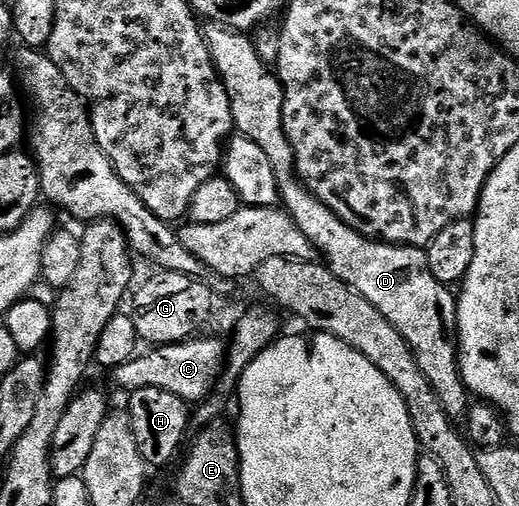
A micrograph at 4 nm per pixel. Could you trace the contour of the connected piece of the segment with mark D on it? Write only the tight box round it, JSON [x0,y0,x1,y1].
[204,23,471,422]

